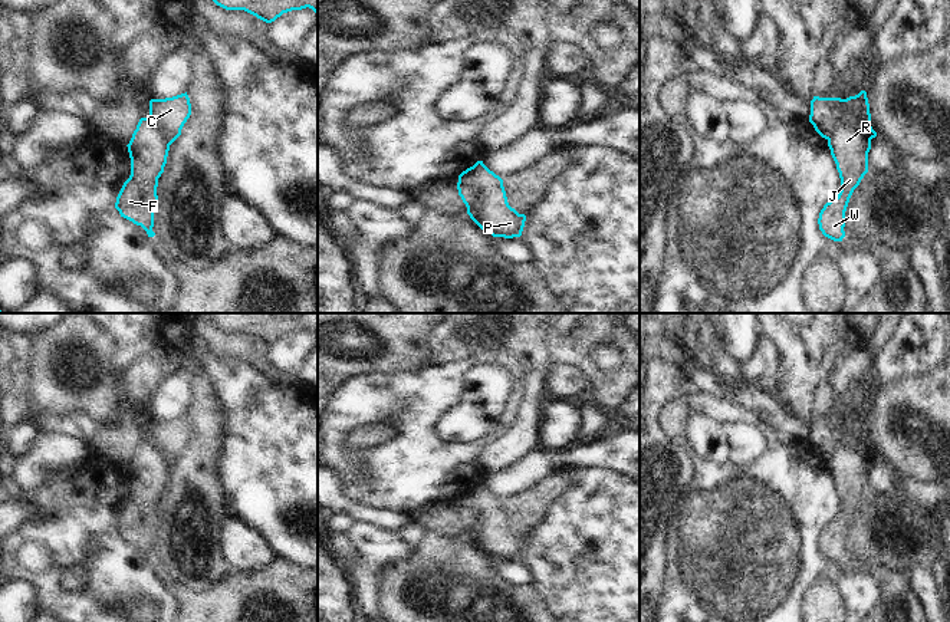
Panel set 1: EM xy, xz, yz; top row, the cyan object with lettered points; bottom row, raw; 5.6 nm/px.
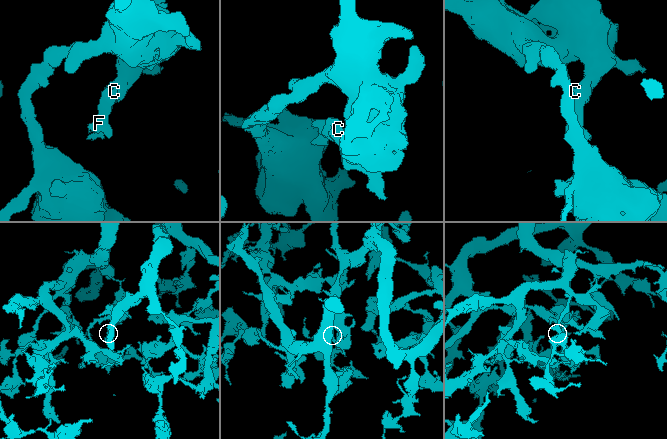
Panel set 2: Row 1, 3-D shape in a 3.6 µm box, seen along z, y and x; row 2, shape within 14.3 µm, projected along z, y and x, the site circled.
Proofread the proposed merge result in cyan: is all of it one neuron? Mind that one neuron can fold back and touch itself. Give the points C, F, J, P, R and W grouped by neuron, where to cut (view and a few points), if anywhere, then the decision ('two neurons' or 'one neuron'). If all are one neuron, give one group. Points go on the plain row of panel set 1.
C P / F J R W | yz (828, 458), (840, 446), (852, 446), (870, 461) | two neurons

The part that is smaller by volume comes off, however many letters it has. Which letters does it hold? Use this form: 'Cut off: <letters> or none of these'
Cut off: F, J, R, W.

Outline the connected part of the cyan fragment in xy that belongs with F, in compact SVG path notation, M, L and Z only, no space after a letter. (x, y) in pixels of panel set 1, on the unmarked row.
M141 440L129 463L131 497L124 504L115 524L121 539L141 547L154 559L158 500L164 494L170 467L148 440Z

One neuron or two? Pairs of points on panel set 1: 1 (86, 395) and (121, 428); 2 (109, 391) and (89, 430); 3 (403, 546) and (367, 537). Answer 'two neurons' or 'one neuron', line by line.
1: two neurons
2: two neurons
3: one neuron

